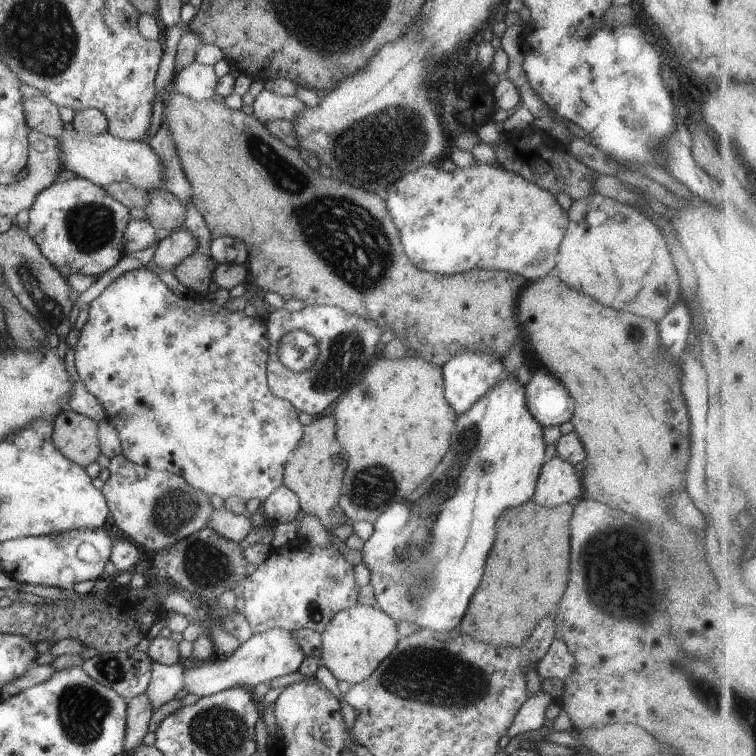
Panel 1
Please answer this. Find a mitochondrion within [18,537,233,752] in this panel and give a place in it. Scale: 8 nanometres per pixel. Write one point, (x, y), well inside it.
(81, 712)

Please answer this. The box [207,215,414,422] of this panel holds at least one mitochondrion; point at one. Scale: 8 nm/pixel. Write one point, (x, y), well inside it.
(347, 352)

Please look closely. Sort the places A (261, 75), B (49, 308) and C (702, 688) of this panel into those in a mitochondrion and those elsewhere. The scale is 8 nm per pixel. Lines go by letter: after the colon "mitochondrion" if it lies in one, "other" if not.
A: other
B: mitochondrion
C: mitochondrion

